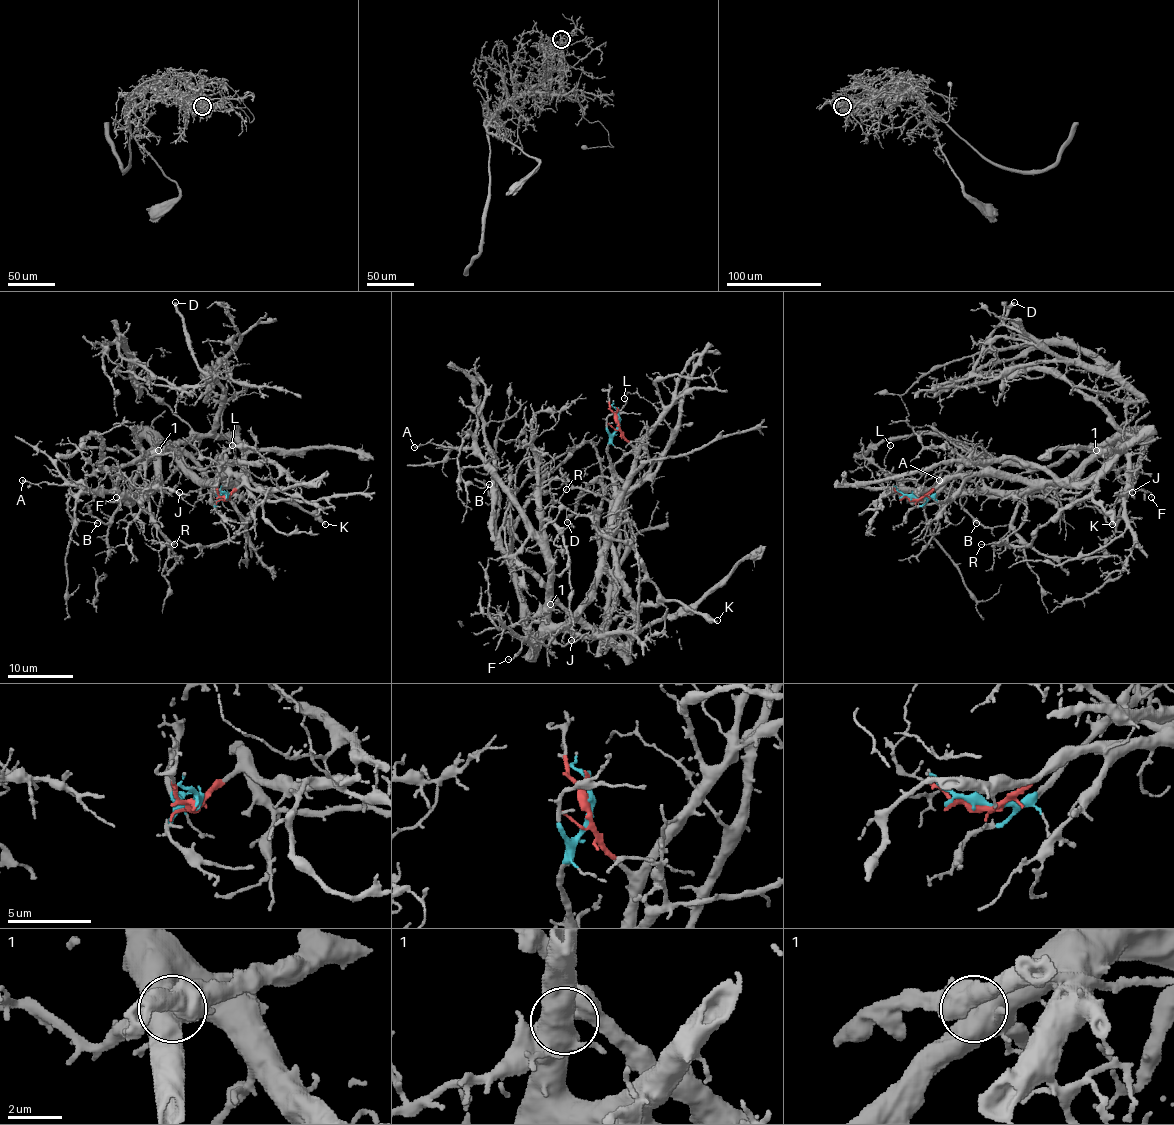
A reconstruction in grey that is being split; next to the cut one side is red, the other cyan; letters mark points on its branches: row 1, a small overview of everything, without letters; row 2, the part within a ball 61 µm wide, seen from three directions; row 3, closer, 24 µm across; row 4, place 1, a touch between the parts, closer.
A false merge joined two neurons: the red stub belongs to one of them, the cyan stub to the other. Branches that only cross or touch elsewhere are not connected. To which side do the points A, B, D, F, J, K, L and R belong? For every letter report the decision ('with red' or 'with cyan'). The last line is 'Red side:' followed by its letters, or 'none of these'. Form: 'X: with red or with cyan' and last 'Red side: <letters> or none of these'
A: with red
B: with red
D: with cyan
F: with red
J: with red
K: with cyan
L: with cyan
R: with cyan
Red side: A, B, F, J

